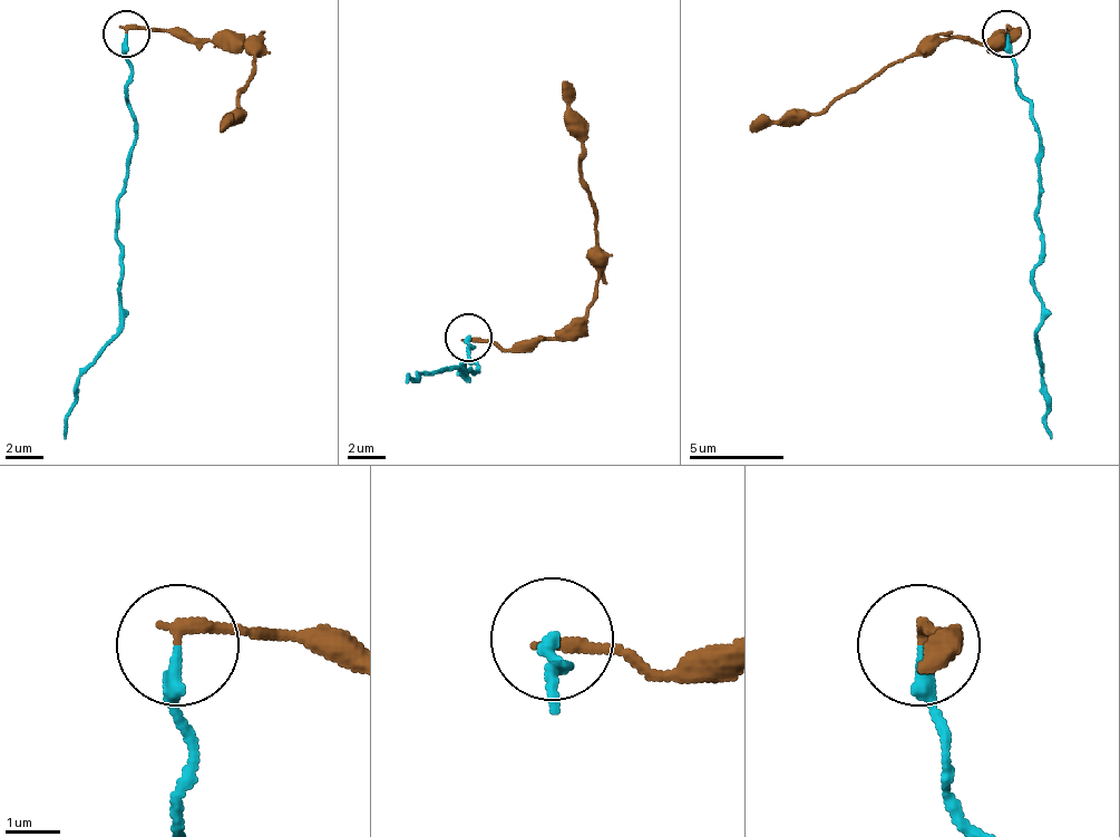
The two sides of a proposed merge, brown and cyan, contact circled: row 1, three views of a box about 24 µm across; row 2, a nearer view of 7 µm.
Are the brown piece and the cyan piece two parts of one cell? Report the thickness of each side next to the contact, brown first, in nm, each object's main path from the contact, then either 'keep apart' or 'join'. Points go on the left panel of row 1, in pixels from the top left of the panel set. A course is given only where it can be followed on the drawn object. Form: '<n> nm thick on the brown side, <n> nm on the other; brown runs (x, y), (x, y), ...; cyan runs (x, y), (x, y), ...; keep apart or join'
220 nm thick on the brown side, 260 nm on the other; brown runs (125, 35), (186, 30), (195, 39), (256, 39), (237, 115), (220, 129); cyan runs (125, 35), (134, 134), (116, 204), (120, 331), (78, 379), (64, 440); keep apart

